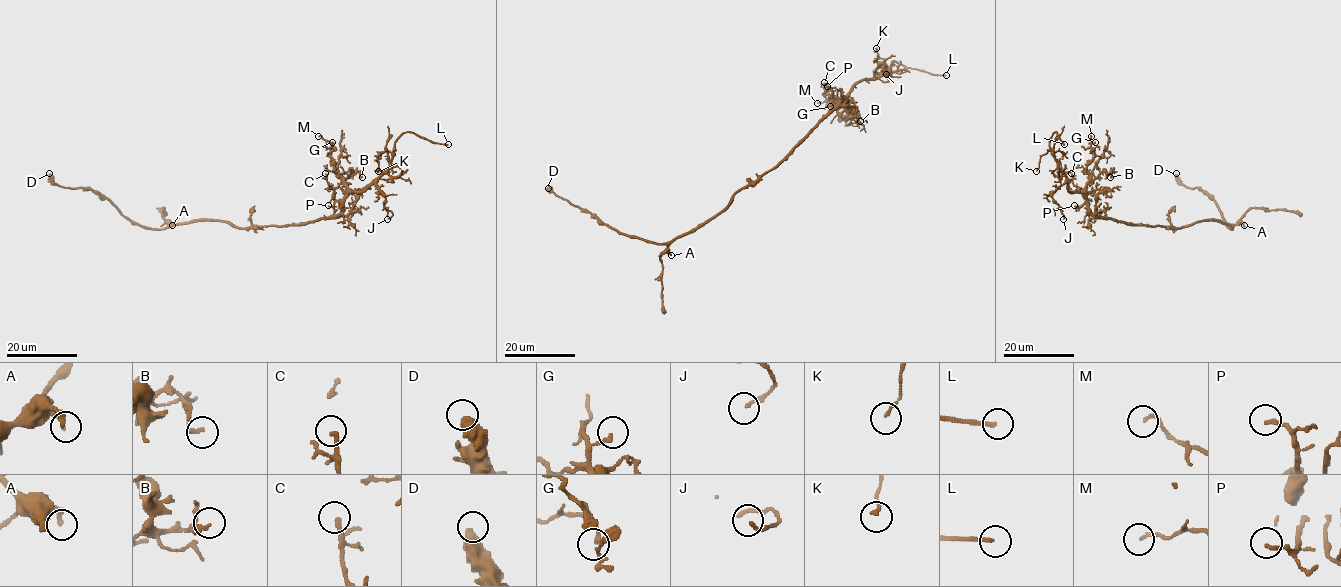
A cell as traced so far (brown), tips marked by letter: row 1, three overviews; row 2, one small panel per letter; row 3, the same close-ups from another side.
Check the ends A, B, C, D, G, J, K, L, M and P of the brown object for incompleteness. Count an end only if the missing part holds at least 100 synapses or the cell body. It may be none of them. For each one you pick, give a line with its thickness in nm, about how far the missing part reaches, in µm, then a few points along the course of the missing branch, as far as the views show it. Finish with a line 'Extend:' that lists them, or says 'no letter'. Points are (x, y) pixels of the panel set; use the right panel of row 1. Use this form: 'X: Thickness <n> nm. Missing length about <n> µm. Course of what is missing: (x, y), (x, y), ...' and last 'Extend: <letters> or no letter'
L: Thickness 180 nm. Missing length about 30 µm. Course of what is missing: (1064, 144), (1073, 148), (1091, 144), (1104, 149)
Extend: L

